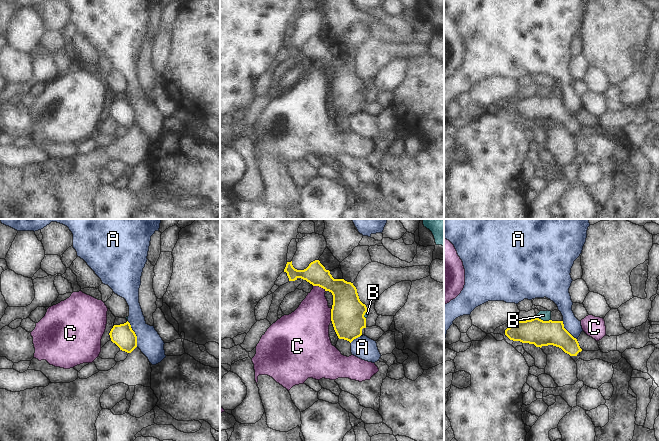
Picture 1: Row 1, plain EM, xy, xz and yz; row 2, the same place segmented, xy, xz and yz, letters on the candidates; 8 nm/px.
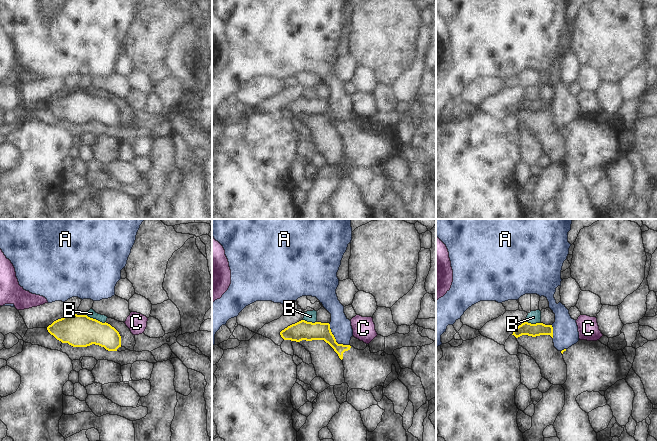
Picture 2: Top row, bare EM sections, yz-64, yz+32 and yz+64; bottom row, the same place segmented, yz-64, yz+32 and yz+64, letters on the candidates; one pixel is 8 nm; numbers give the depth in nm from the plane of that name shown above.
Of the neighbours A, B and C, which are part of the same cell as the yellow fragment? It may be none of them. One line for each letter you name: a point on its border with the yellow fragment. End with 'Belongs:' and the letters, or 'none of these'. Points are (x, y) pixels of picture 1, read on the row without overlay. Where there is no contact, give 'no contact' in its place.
Belongs: none of these

